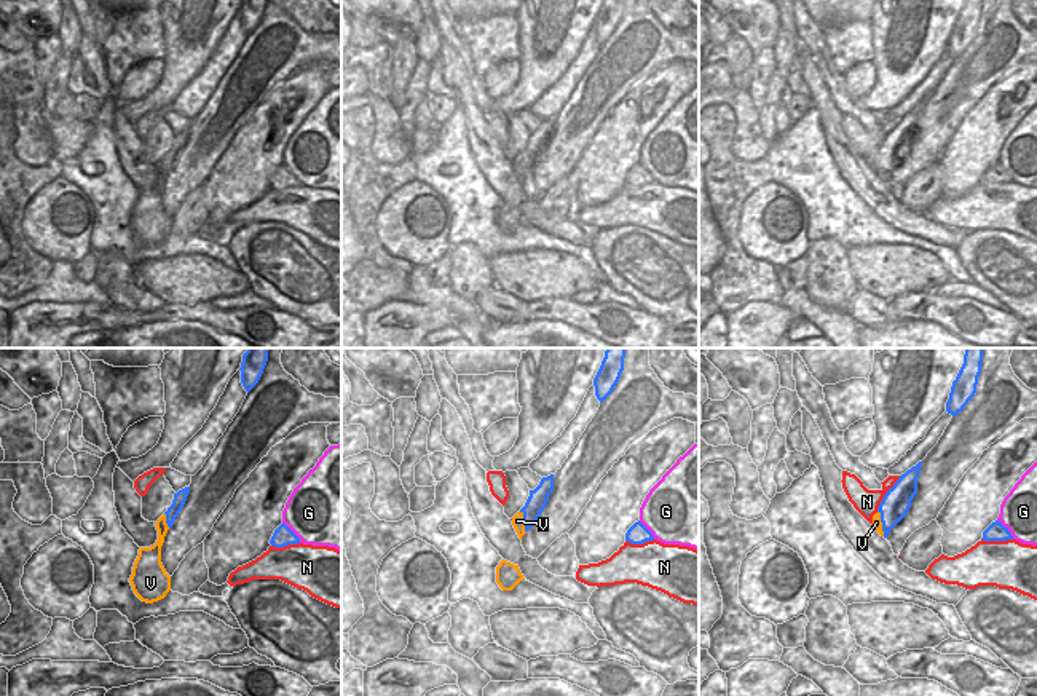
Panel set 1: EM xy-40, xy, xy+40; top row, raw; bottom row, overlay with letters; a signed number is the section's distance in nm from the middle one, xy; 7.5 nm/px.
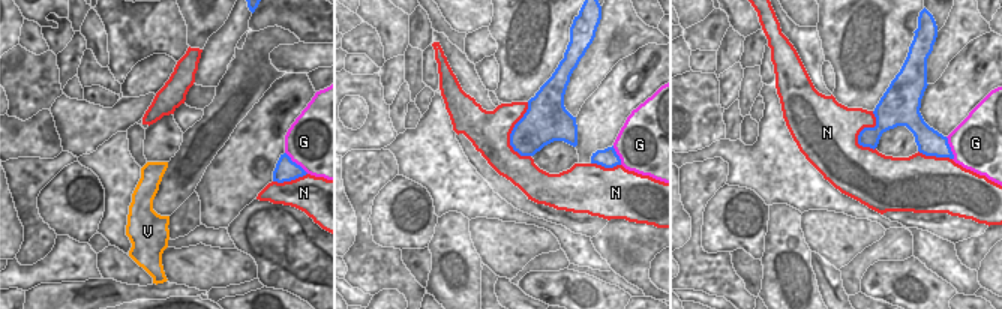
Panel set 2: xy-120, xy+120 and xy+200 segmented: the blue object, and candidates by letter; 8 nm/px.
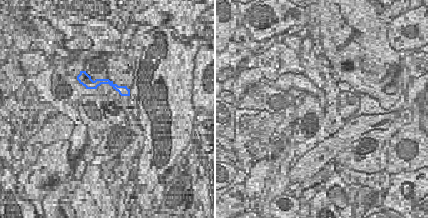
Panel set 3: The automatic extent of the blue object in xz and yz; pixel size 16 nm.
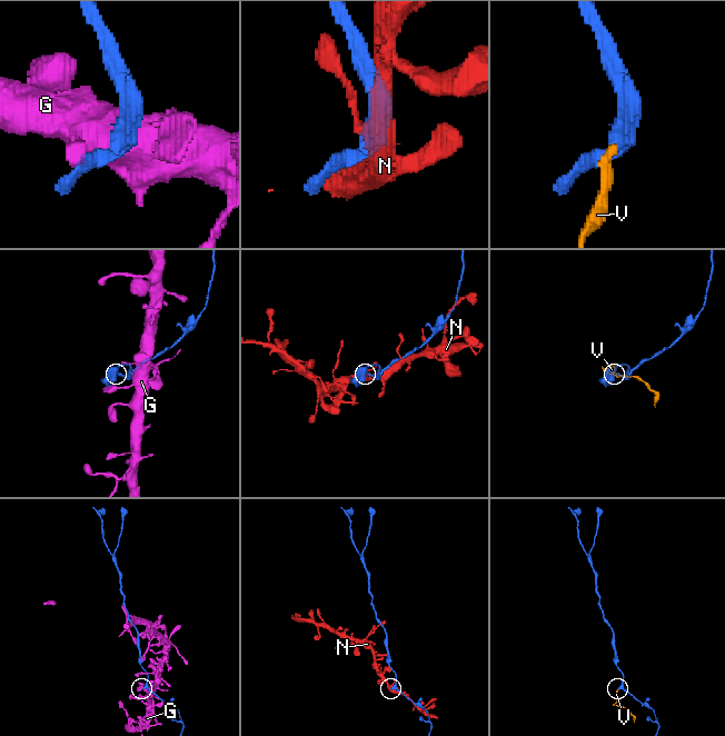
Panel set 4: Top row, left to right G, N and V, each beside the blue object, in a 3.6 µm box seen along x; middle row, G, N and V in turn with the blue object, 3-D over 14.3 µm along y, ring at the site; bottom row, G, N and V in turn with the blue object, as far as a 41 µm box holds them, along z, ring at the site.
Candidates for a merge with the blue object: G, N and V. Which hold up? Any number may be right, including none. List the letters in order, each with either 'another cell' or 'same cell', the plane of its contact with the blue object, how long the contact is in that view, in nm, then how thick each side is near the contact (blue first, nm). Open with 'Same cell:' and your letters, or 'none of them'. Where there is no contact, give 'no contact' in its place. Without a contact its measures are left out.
Same cell: none of them
G: another cell; meets blue in xy+40; contact 200 nm long; 140 nm thick on the blue side, 280 nm on the other
N: another cell; meets blue in xy+40; contact 340 nm long; 220 nm thick on the blue side, 190 nm on the other
V: another cell; meets blue in xy+40; contact 200 nm long; 220 nm thick on the blue side, 70 nm on the other

